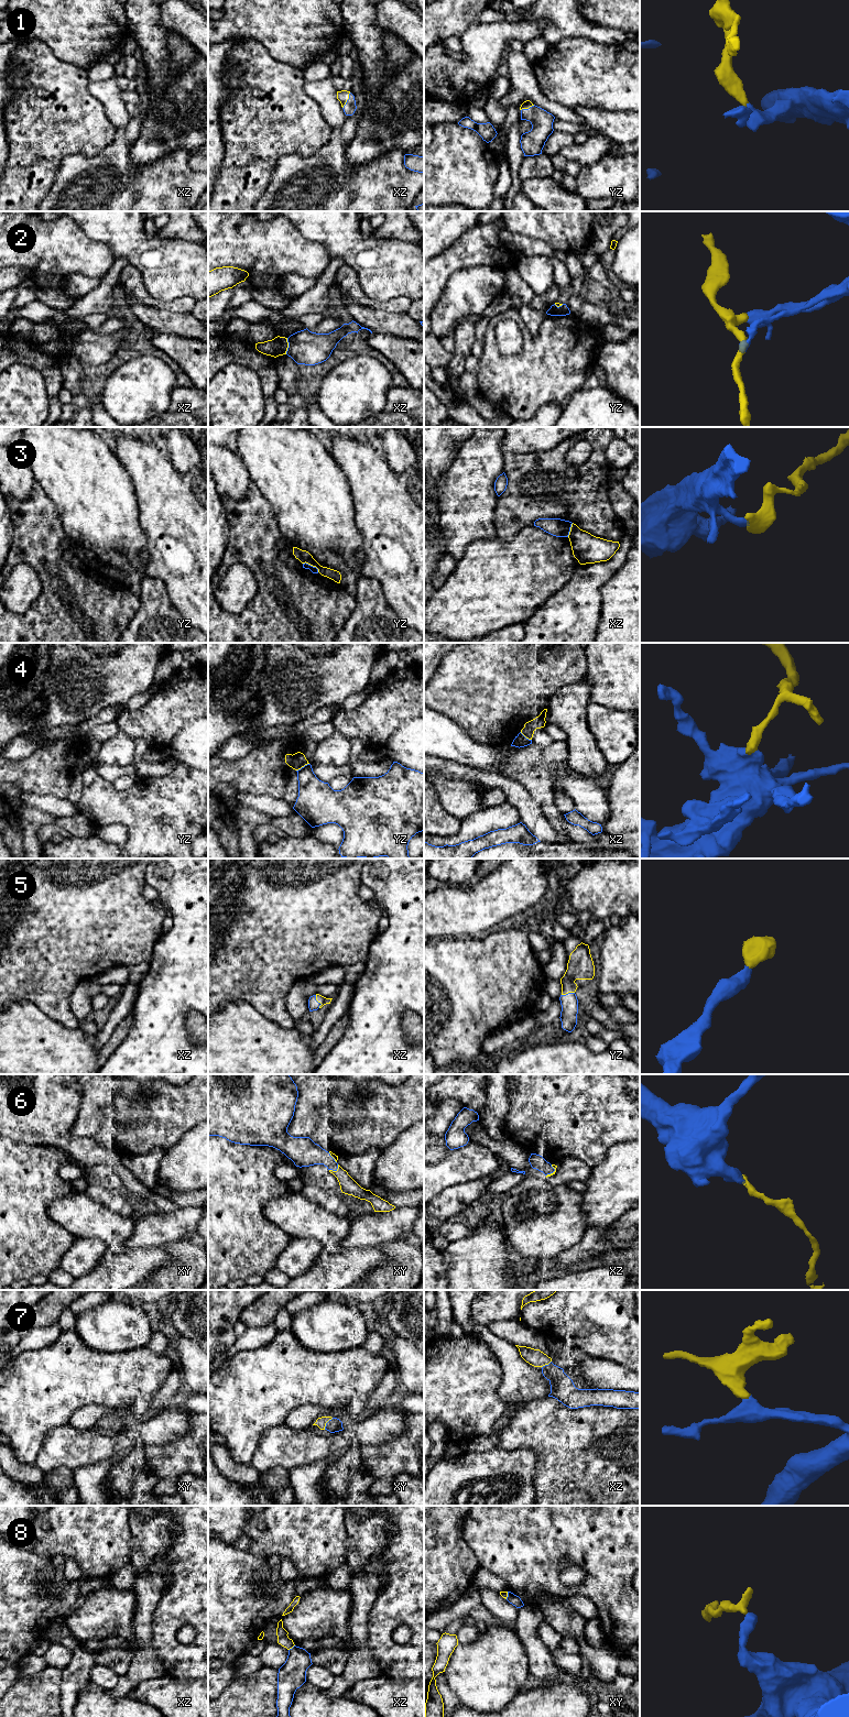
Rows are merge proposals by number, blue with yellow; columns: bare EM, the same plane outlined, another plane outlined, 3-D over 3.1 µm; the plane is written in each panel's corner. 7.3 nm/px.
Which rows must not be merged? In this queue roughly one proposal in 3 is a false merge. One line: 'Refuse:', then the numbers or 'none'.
Refuse: 2, 3, 4, 8

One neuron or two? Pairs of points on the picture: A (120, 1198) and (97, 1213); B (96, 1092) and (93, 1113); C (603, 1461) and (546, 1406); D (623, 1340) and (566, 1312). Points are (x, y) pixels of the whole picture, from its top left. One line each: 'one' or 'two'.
A: two
B: one
C: one
D: one

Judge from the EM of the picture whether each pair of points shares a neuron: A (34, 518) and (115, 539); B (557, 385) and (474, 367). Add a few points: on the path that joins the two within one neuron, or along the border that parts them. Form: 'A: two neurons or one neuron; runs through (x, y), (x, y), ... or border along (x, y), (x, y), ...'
A: two neurons; border along (53, 502), (58, 513), (63, 532), (66, 535)
B: two neurons; border along (479, 359), (479, 370), (476, 373)

